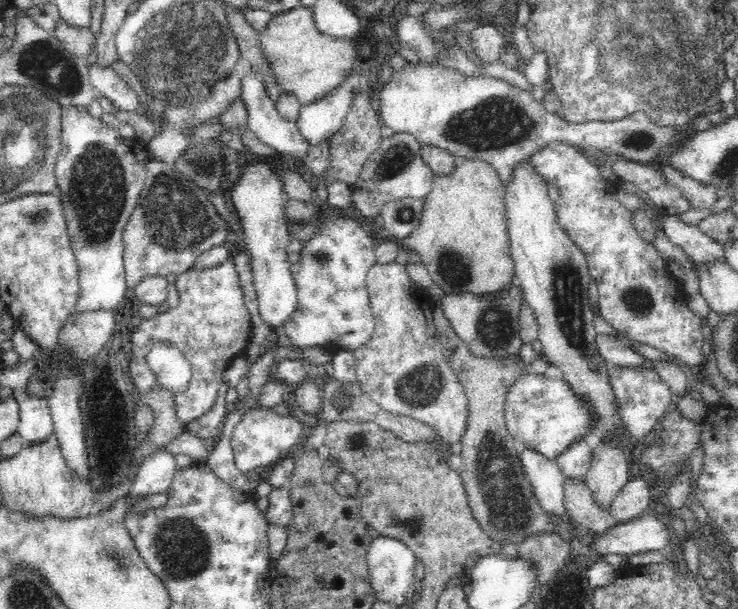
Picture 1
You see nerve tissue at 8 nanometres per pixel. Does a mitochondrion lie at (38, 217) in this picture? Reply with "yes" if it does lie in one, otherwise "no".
yes

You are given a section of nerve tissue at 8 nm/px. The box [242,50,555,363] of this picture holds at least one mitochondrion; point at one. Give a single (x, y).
(499, 123)

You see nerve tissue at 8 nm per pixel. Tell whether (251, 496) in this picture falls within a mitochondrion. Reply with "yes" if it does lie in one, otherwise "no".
no

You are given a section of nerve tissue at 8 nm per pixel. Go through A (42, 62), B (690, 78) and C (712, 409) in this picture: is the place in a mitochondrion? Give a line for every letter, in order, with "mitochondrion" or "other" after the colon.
A: mitochondrion
B: mitochondrion
C: other

